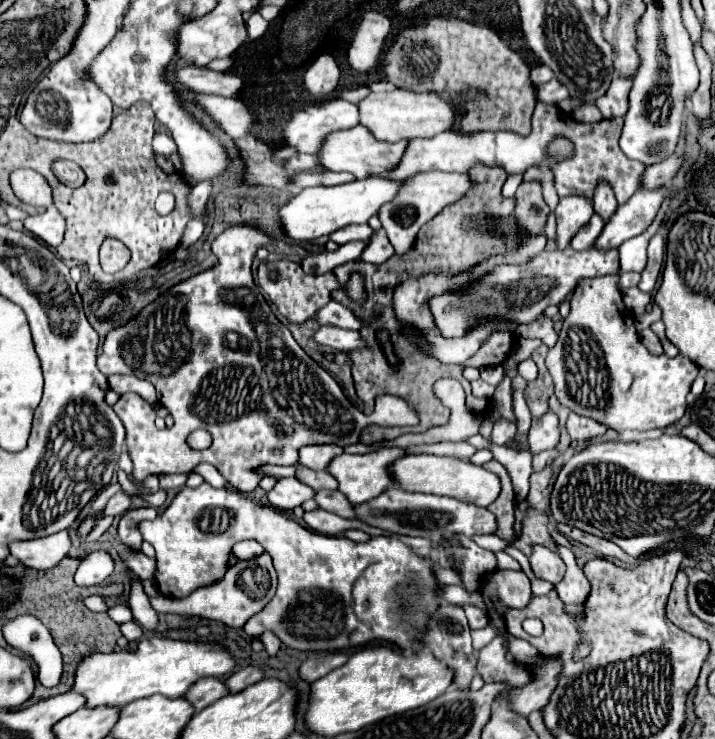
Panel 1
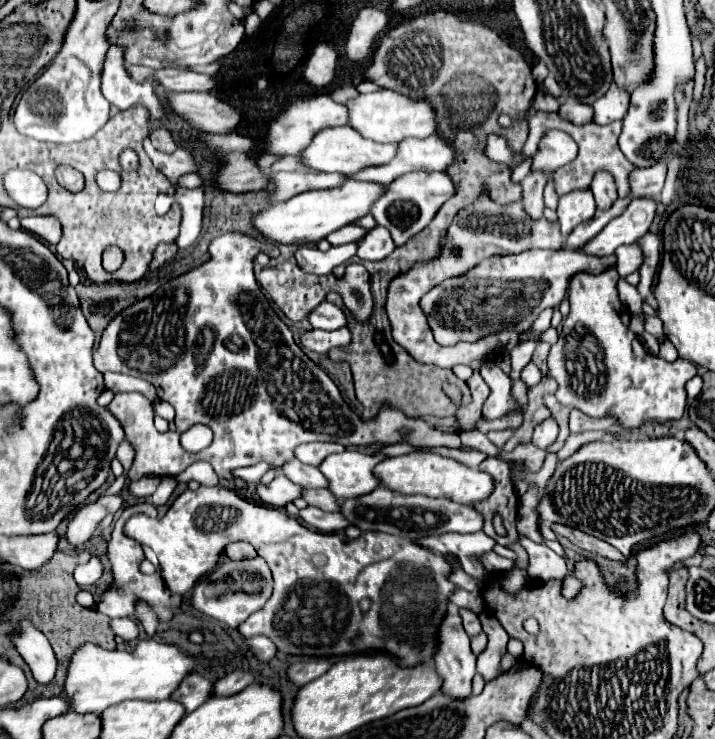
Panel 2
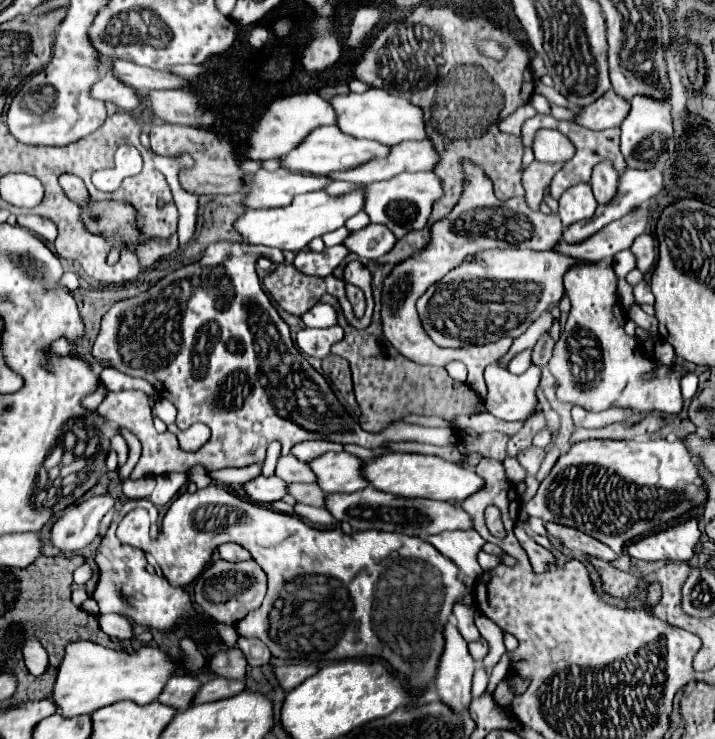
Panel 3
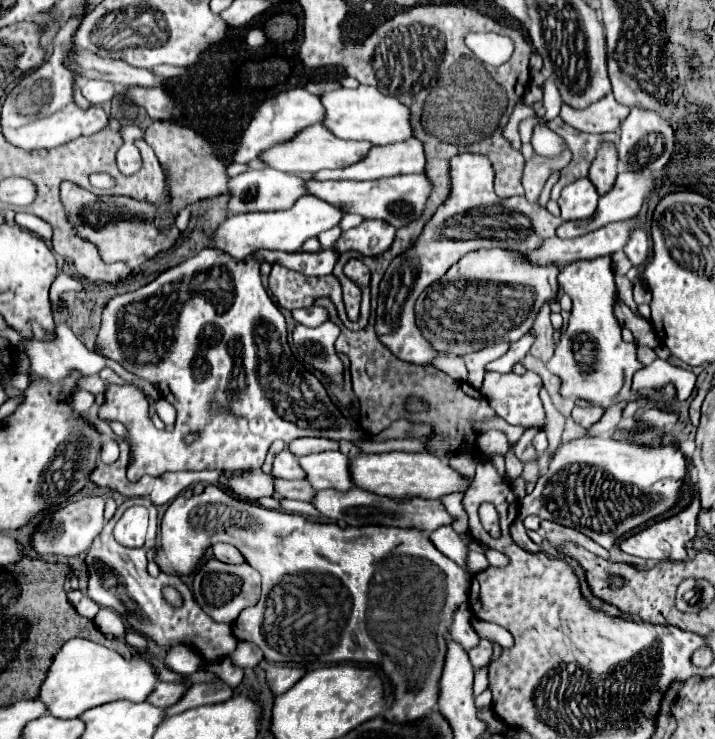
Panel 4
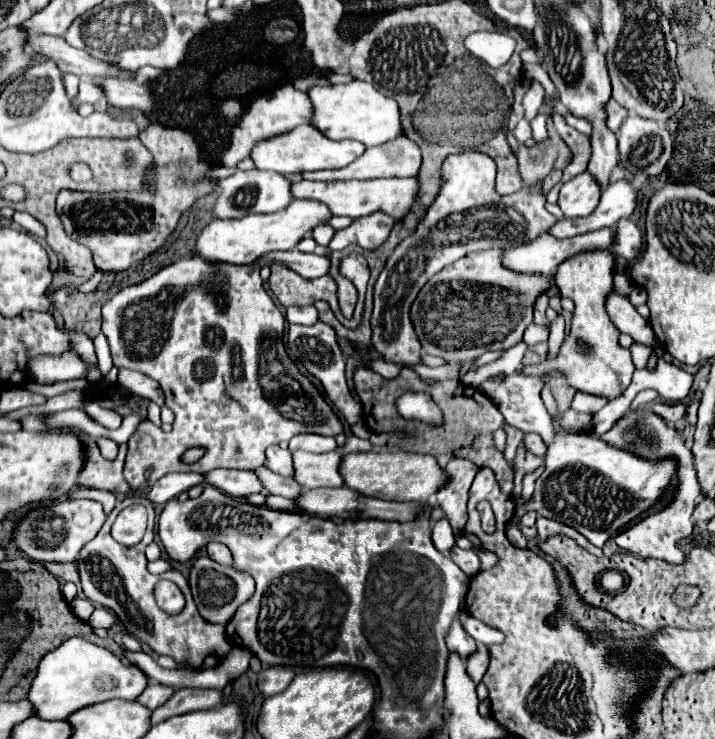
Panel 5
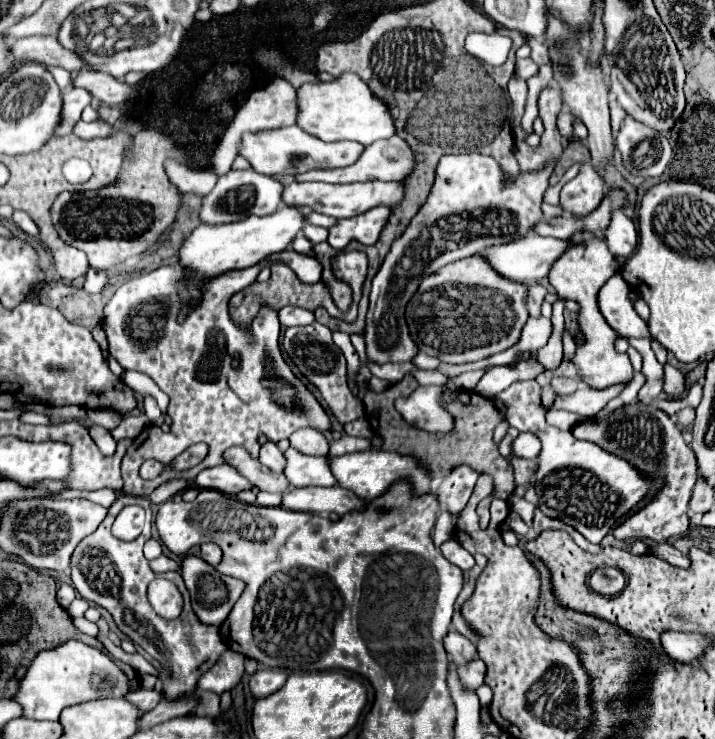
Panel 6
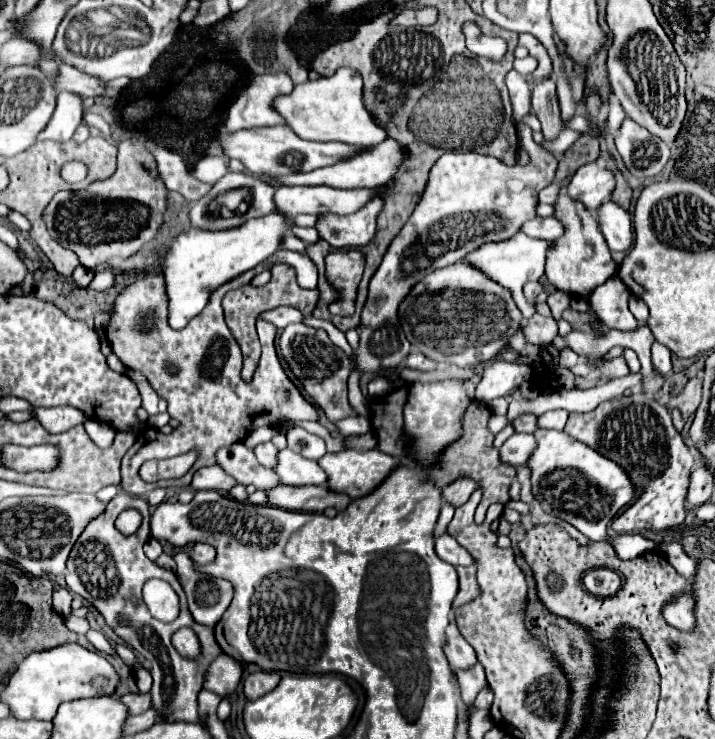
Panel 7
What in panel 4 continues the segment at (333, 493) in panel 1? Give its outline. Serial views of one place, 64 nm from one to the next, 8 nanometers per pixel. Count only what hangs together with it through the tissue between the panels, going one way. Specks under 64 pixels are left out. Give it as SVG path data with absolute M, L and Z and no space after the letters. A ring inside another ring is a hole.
M274 478L274 490L284 498L304 500L304 502L308 502L314 492L306 480L284 480L284 478Z

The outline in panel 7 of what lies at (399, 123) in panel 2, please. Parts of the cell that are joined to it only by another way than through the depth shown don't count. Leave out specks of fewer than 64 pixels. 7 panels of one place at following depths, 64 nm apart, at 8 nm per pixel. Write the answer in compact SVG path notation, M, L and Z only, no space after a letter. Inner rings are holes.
M338 68L332 76L298 84L294 86L292 94L276 96L276 100L272 100L272 108L284 118L286 126L292 128L296 136L306 140L344 142L366 148L380 144L386 138L386 132L376 126L362 104L362 78L354 68Z

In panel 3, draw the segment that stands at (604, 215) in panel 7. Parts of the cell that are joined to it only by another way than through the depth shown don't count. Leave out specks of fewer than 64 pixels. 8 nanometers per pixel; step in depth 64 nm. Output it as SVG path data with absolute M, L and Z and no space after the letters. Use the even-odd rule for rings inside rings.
M642 234L634 240L634 244L630 246L630 252L636 256L636 268L646 274L654 260L656 260L656 246L654 246L654 238L650 234Z

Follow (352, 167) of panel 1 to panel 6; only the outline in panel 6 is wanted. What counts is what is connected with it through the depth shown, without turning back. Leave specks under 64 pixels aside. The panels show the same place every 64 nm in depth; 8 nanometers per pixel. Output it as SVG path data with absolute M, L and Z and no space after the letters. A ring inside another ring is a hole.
M296 126L288 128L278 128L278 130L266 130L266 132L256 132L256 134L242 134L238 154L244 156L252 170L266 174L266 176L276 176L276 174L300 174L308 172L314 168L340 168L352 164L360 154L364 146L356 142L322 142L316 140L314 136L308 136L306 132L300 132Z

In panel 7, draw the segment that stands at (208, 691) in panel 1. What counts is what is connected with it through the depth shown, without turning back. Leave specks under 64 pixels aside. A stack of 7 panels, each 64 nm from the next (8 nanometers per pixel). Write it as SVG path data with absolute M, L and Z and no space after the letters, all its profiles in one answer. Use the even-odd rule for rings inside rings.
M126 694L126 696L120 698L120 702L128 708L130 716L142 714L142 712L146 712L152 706L150 694Z

